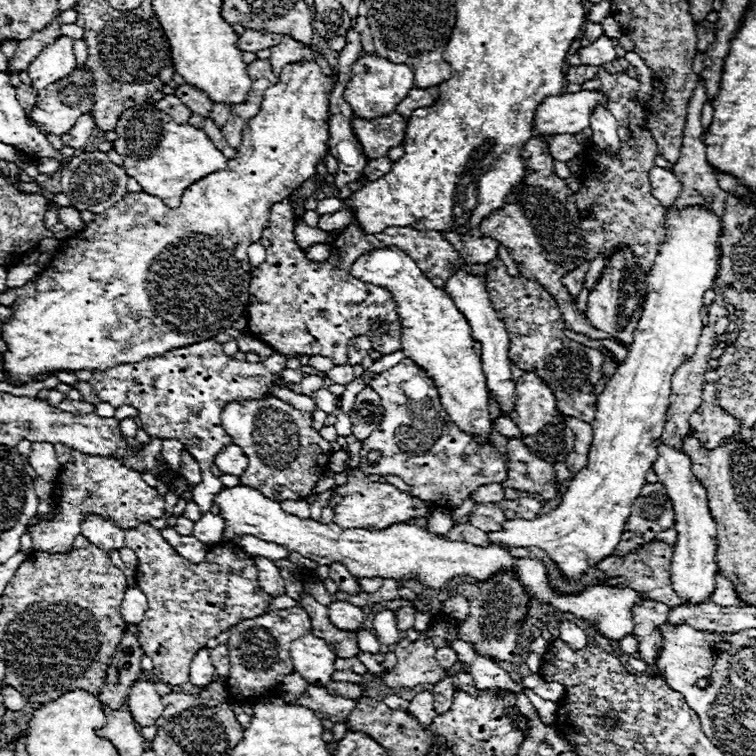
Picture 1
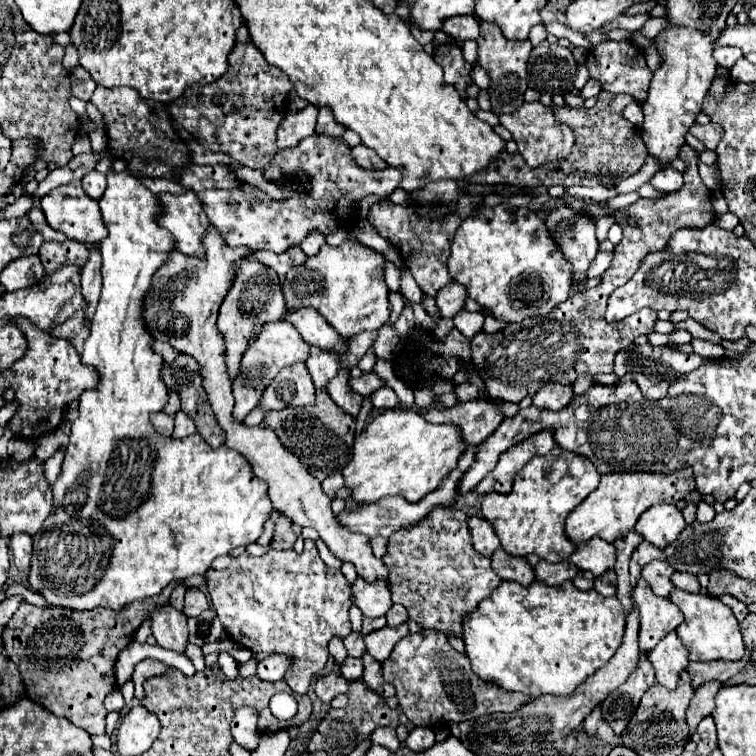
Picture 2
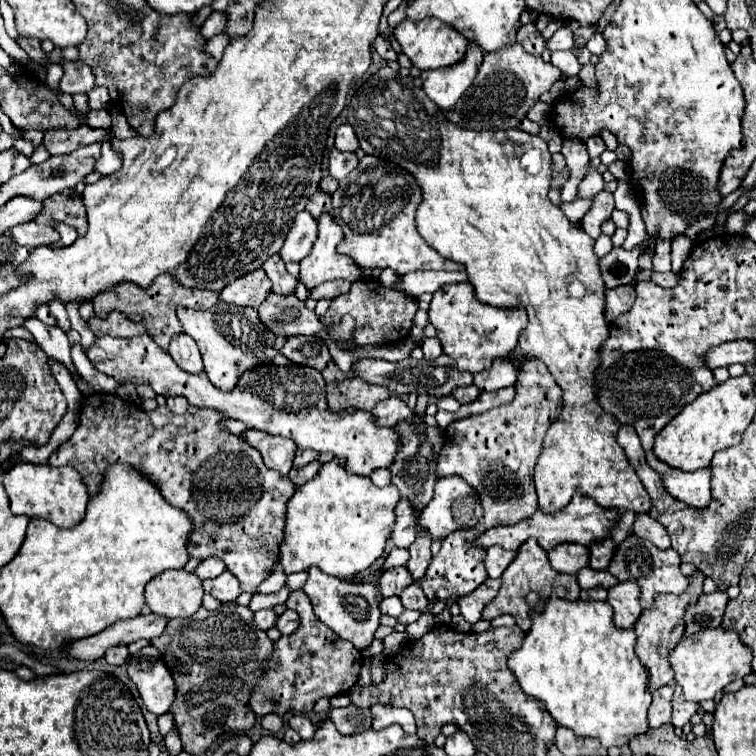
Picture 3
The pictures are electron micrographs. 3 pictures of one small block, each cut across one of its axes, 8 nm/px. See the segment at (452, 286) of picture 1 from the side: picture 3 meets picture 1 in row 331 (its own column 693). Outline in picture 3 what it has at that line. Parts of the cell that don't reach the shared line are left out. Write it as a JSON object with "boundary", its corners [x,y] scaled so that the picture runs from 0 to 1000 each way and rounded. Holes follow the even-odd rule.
{"boundary":[[[862,598],[854,601],[854,608],[862,616],[873,616],[870,624],[876,627],[876,638],[892,659],[918,672],[931,672],[934,667],[939,667],[939,619],[923,624],[902,624],[897,619],[881,616]]]}

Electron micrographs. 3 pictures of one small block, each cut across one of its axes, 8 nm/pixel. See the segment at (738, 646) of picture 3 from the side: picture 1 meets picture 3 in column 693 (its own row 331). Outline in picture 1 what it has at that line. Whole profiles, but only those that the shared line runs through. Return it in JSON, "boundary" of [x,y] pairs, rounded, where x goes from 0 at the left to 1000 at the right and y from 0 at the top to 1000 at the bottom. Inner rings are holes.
{"boundary":[[[889,275],[881,280],[881,296],[884,312],[857,360],[857,397],[852,399],[852,413],[839,439],[839,452],[831,458],[828,476],[817,484],[799,519],[788,524],[788,553],[783,558],[786,579],[778,595],[775,619],[751,638],[751,646],[743,653],[743,664],[735,675],[709,688],[669,688],[664,704],[646,706],[651,709],[653,720],[667,717],[683,725],[717,725],[725,738],[738,749],[743,762],[754,770],[770,767],[770,762],[775,762],[780,751],[807,735],[820,717],[825,688],[833,683],[836,661],[854,640],[854,624],[868,608],[868,582],[876,577],[876,566],[881,561],[889,495],[910,471],[915,471],[923,455],[923,444],[931,434],[926,421],[926,405],[931,386],[942,378],[947,365],[947,315],[952,310],[952,291],[942,280],[934,280],[929,275],[907,275],[905,280]]]}

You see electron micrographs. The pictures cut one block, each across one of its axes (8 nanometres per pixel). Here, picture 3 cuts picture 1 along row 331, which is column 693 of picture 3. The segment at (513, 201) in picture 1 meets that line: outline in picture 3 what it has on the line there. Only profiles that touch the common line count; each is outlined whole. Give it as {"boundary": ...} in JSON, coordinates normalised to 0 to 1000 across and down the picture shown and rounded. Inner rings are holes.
{"boundary":[[[921,754],[910,767],[913,767],[910,780],[902,788],[897,788],[897,786],[870,786],[865,791],[862,804],[852,807],[839,825],[839,836],[844,841],[841,868],[857,884],[857,892],[860,892],[857,910],[860,910],[860,915],[865,915],[873,907],[889,905],[889,899],[892,899],[892,886],[886,881],[886,862],[894,857],[897,847],[905,841],[905,804],[907,804],[910,796],[918,796],[929,786],[931,759],[926,754]]]}

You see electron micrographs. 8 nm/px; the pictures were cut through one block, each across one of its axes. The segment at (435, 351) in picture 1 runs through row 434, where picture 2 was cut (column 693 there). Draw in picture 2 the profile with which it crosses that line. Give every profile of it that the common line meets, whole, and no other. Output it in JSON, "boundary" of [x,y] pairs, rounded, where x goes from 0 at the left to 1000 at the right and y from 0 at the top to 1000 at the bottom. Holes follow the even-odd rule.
{"boundary":[[[902,619],[889,627],[862,627],[862,624],[839,624],[839,627],[802,627],[794,632],[791,646],[770,664],[765,667],[746,696],[746,704],[751,714],[759,720],[775,717],[786,709],[812,717],[823,709],[828,709],[852,675],[868,667],[894,667],[897,661],[905,661],[907,653],[913,653],[921,646],[918,624],[915,619]]]}

